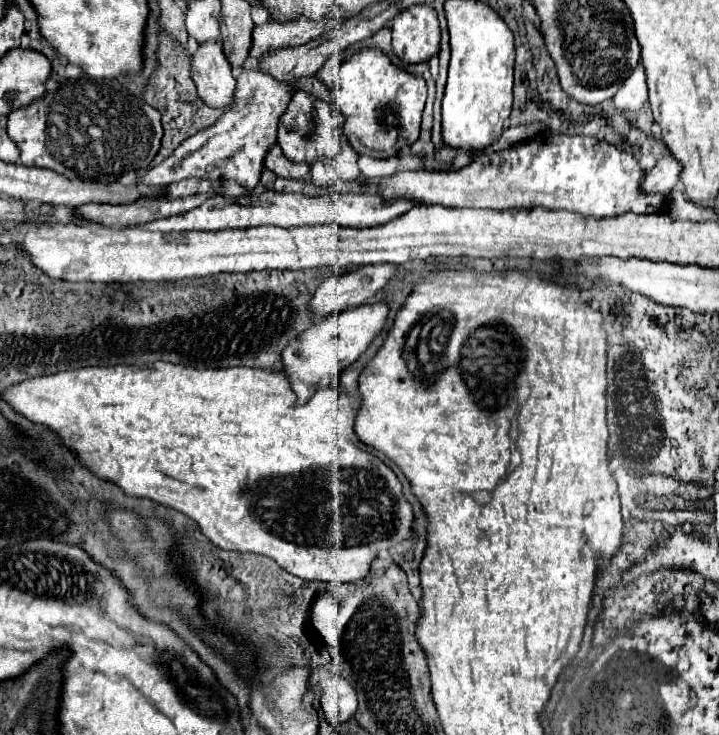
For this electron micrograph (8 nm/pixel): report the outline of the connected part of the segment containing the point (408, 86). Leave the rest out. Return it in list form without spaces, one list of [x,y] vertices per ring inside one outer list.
[[[365,49],[357,55],[347,57],[339,65],[339,85],[335,85],[331,65],[323,67],[317,73],[317,77],[333,91],[335,97],[331,97],[331,103],[339,107],[345,115],[343,135],[357,153],[371,151],[365,155],[387,159],[399,153],[401,143],[411,145],[419,139],[419,125],[425,107],[427,85],[423,77],[413,77],[397,69],[389,61],[389,57],[379,49]]]

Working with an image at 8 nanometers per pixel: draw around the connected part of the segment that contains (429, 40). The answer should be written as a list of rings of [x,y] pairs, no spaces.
[[[429,5],[411,7],[393,21],[393,53],[409,63],[419,65],[431,61],[441,51],[441,29],[437,13]]]

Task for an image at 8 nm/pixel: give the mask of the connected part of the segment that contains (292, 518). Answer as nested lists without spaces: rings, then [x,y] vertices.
[[[155,361],[155,363],[149,363],[149,365],[85,367],[85,369],[75,369],[75,371],[63,371],[63,373],[53,373],[53,375],[41,375],[41,377],[25,379],[23,383],[17,383],[17,385],[7,387],[7,391],[3,391],[3,395],[1,395],[1,399],[7,401],[7,403],[11,405],[13,411],[17,411],[19,415],[27,417],[31,423],[45,425],[49,431],[53,431],[53,433],[59,437],[61,445],[67,447],[67,449],[71,449],[71,451],[77,455],[77,459],[79,459],[79,463],[81,463],[83,467],[87,467],[87,469],[89,469],[91,473],[95,473],[99,479],[105,479],[105,481],[111,481],[111,483],[119,485],[119,487],[123,489],[125,495],[129,495],[129,497],[149,497],[149,499],[155,501],[155,503],[167,505],[167,507],[171,507],[171,509],[175,509],[175,511],[179,511],[179,513],[191,517],[191,519],[199,525],[201,533],[203,533],[215,547],[219,547],[219,549],[223,549],[223,551],[239,551],[239,553],[247,553],[247,551],[249,551],[249,553],[267,555],[267,557],[275,559],[285,571],[289,571],[291,575],[297,575],[297,577],[301,577],[301,579],[307,579],[307,581],[339,581],[339,583],[353,583],[353,581],[359,581],[359,579],[363,579],[363,577],[369,573],[371,561],[373,561],[381,551],[387,551],[391,545],[397,545],[397,543],[401,543],[401,541],[405,541],[405,539],[411,537],[413,511],[411,511],[411,505],[405,501],[405,497],[403,497],[403,493],[401,493],[401,483],[397,481],[395,473],[393,473],[381,459],[373,457],[373,455],[367,453],[367,451],[361,451],[359,447],[353,445],[353,441],[349,441],[349,439],[345,437],[345,425],[351,425],[351,423],[353,423],[353,421],[351,421],[351,403],[349,403],[349,399],[347,399],[345,395],[339,395],[339,391],[333,389],[333,387],[317,389],[315,395],[313,395],[305,405],[295,405],[295,395],[293,395],[291,387],[289,387],[285,375],[279,373],[279,371],[263,371],[263,369],[247,369],[247,367],[231,367],[231,369],[193,369],[193,367],[185,367],[185,365],[173,365],[173,363]]]

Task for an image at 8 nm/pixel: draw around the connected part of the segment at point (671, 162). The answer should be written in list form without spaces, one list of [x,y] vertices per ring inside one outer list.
[[[667,153],[651,171],[647,171],[643,181],[643,191],[647,193],[667,193],[679,183],[679,163]]]

